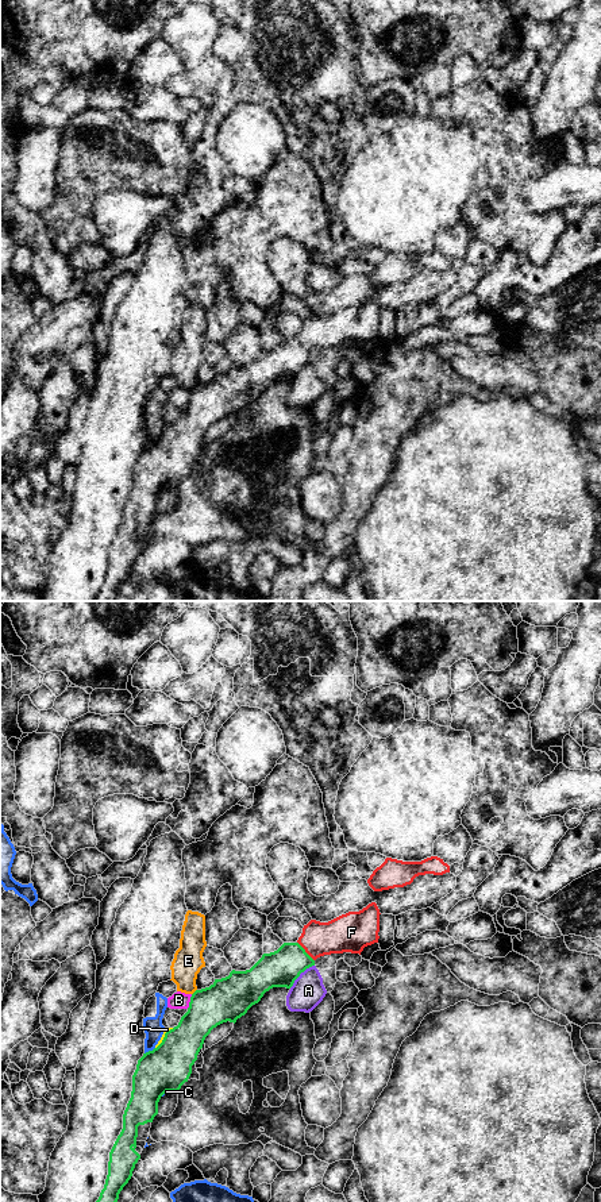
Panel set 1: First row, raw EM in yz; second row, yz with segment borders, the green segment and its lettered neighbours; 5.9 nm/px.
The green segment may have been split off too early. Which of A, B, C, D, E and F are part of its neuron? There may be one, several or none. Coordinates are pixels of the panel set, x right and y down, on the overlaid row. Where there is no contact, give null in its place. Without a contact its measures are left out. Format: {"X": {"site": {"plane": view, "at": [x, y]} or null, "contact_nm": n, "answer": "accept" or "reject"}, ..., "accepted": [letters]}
{"A": {"site": {"plane": "yz", "at": [300, 973]}, "contact_nm": 200, "answer": "reject"}, "B": {"site": {"plane": "yz", "at": [191, 1001]}, "contact_nm": 90, "answer": "reject"}, "C": {"site": {"plane": "yz", "at": [149, 1051]}, "contact_nm": 80, "answer": "reject"}, "D": {"site": {"plane": "yz", "at": [164, 1037]}, "contact_nm": 170, "answer": "reject"}, "E": {"site": {"plane": "yz", "at": [195, 991]}, "contact_nm": 50, "answer": "reject"}, "F": {"site": {"plane": "yz", "at": [304, 951]}, "contact_nm": 160, "answer": "accept"}, "accepted": ["F"]}

